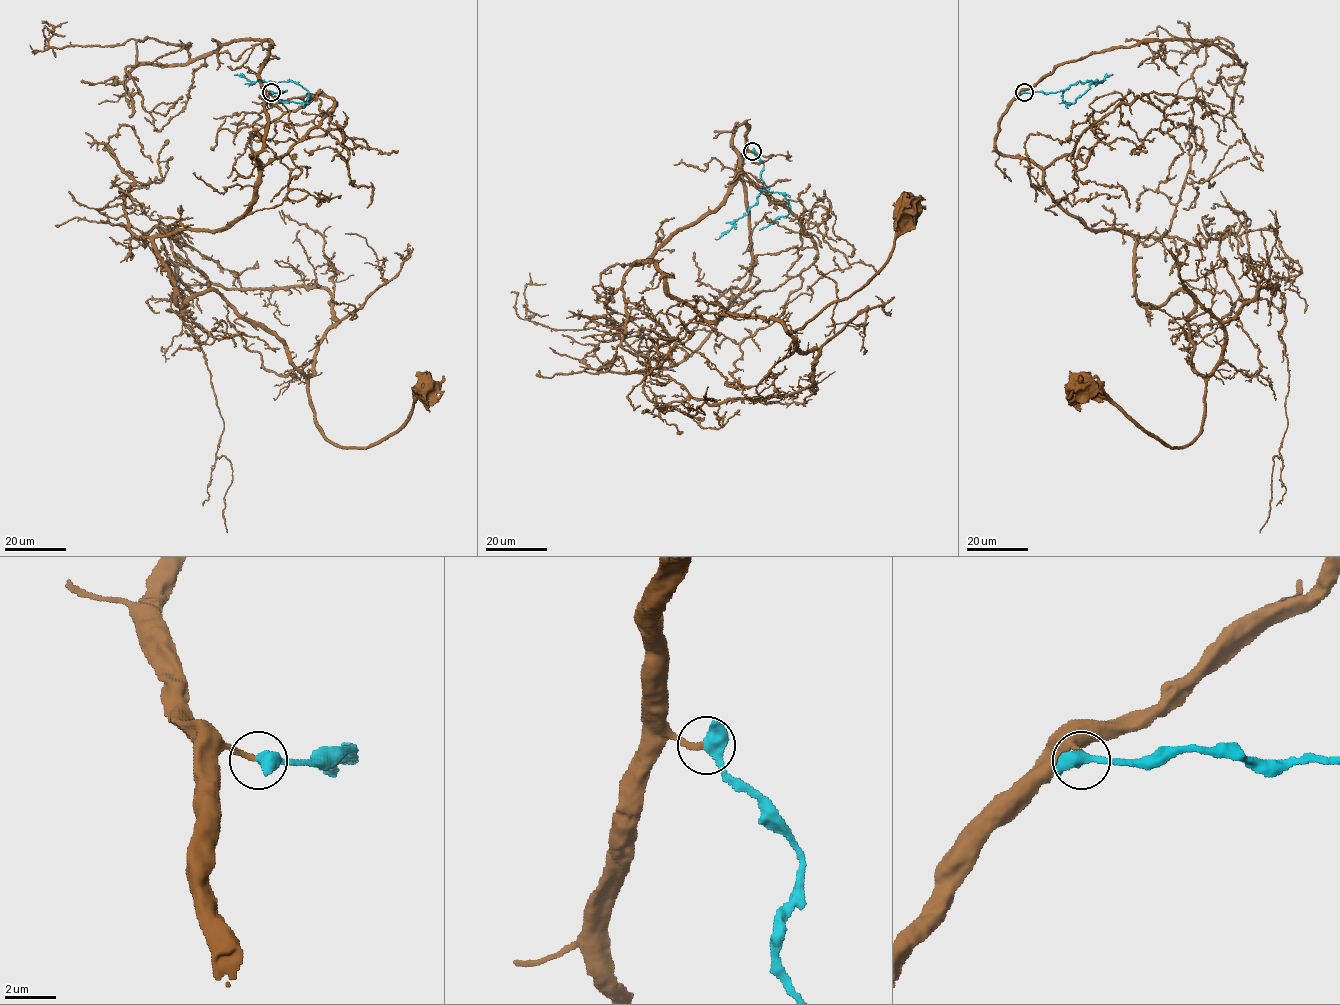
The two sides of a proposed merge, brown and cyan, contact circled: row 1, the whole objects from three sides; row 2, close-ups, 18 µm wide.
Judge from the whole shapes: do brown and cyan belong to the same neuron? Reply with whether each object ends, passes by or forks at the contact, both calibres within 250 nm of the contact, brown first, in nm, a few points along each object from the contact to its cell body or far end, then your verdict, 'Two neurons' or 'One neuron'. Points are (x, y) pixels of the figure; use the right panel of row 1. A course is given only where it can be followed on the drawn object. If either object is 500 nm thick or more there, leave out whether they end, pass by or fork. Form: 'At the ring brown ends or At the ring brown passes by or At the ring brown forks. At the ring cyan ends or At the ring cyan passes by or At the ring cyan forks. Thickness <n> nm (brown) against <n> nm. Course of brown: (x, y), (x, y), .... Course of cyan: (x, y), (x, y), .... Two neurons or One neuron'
Thickness 240 nm (brown) against 650 nm. Course of brown: (1024, 93), (996, 148), (1088, 228), (1136, 236), (1141, 304), (1192, 297), (1203, 430), (1167, 447), (1079, 387). Course of cyan: (1024, 93), (1060, 90), (1063, 101), (1074, 103), (1094, 81), (1103, 82). One neuron

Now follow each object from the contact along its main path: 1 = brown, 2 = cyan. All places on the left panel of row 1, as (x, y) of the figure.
1: (271, 93), (256, 200), (154, 239), (173, 301), (215, 290), (262, 323), (343, 447), (389, 437), (429, 387)
2: (271, 93), (286, 90), (279, 96), (281, 101), (307, 101), (309, 93), (300, 86), (292, 81), (278, 82)

